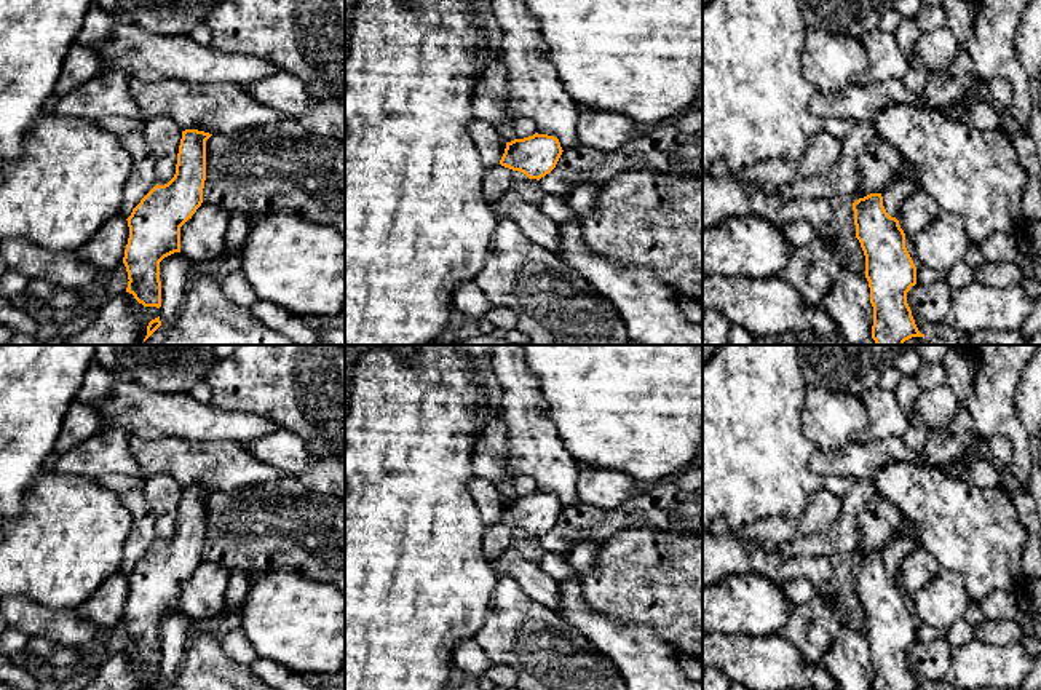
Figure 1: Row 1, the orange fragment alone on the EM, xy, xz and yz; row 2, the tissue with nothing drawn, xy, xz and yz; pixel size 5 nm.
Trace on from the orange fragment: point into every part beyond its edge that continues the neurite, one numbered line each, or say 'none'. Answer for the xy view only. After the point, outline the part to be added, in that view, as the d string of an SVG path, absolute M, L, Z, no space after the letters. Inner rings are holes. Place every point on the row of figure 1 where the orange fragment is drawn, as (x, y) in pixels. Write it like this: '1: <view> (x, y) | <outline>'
none

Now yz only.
1: yz (904, 186) | M900 171L899 176L881 192L883 206L891 217L899 219L900 208L907 196L913 195L920 184L905 171Z

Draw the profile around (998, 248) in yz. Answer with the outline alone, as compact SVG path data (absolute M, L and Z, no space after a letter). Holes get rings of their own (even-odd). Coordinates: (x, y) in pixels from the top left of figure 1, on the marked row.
M992 235L984 243L976 246L982 251L985 260L990 264L1012 262L1020 265L1025 259L1025 246L1017 236Z

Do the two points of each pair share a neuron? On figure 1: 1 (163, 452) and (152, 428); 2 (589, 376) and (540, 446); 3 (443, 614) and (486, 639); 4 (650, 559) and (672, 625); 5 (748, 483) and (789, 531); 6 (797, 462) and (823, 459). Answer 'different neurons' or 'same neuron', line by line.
1: different neurons
2: different neurons
3: different neurons
4: same neuron
5: different neurons
6: different neurons

